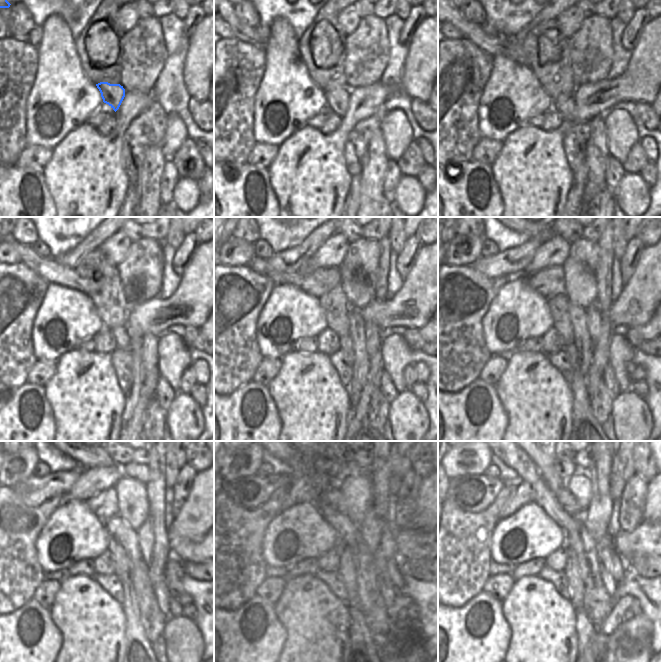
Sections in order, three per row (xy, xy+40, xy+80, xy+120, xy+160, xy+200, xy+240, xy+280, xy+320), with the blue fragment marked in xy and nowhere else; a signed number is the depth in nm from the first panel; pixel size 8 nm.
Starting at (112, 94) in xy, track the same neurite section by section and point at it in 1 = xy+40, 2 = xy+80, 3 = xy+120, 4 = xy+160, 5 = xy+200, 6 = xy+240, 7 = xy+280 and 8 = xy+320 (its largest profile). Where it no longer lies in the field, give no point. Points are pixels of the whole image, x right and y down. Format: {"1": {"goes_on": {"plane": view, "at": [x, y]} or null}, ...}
{"1": {"goes_on": {"plane": "xy+40", "at": [338, 98]}}, "2": {"goes_on": {"plane": "xy+80", "at": [565, 105]}}, "3": {"goes_on": {"plane": "xy+120", "at": [119, 333]}}, "4": {"goes_on": {"plane": "xy+160", "at": [346, 344]}}, "5": {"goes_on": {"plane": "xy+200", "at": [581, 407]}}, "6": {"goes_on": {"plane": "xy+240", "at": [134, 633]}}, "7": {"goes_on": {"plane": "xy+280", "at": [360, 633]}}, "8": {"goes_on": {"plane": "xy+320", "at": [585, 630]}}}

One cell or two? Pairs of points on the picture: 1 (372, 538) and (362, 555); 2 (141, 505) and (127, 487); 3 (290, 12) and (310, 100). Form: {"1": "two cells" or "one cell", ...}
{"1": "two cells", "2": "one cell", "3": "two cells"}

